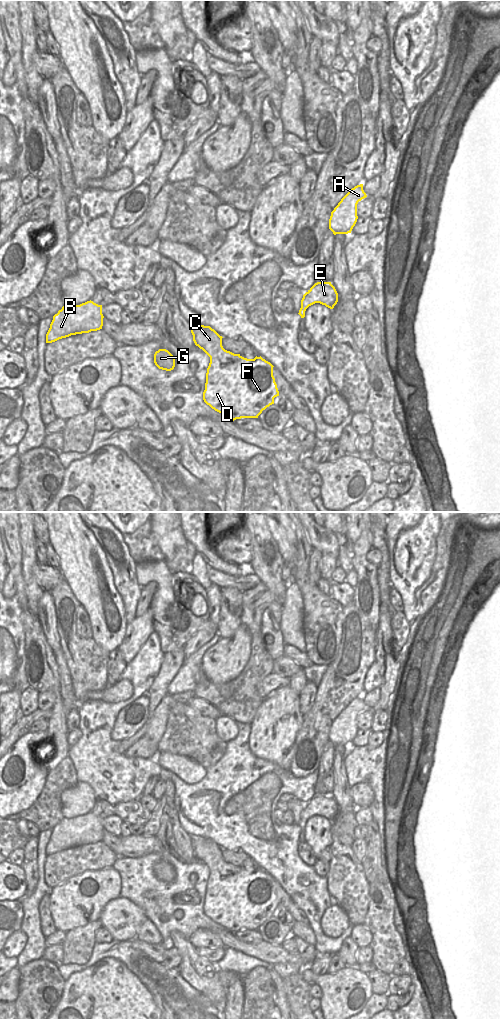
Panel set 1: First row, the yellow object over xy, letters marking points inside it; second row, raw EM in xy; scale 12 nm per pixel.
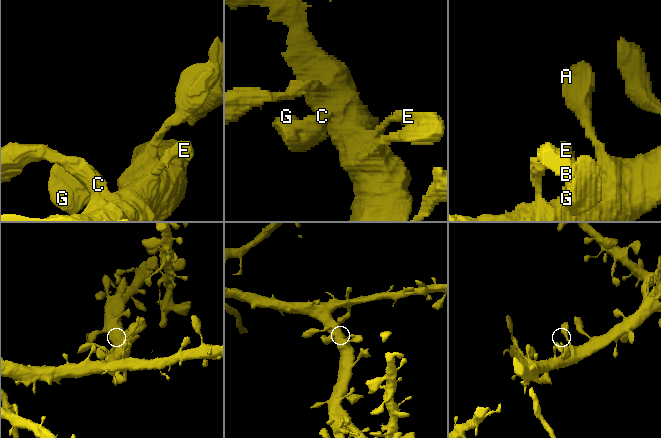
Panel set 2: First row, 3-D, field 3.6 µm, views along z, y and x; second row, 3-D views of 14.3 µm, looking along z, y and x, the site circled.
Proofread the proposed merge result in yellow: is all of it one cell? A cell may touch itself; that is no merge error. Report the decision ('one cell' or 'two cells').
one cell

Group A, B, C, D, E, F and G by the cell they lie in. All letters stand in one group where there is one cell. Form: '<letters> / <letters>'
A B C D E F G

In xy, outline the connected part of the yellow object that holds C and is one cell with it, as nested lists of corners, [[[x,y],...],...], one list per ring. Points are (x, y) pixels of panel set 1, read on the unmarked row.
[[[190,835],[193,853],[209,869],[203,912],[215,923],[234,933],[241,930],[258,930],[270,917],[279,903],[273,888],[273,877],[260,869],[247,871],[240,866],[227,863],[222,858],[220,848],[210,838]]]

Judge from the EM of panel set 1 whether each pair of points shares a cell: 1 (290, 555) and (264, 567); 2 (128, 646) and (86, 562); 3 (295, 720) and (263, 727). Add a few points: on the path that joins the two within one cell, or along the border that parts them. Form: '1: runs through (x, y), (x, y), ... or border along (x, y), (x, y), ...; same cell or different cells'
1: border along (271, 537), (276, 543), (278, 552), (284, 561); different cells
2: border along (127, 623), (125, 636), (117, 648); different cells
3: runs through (287, 720), (280, 720), (271, 727); same cell

